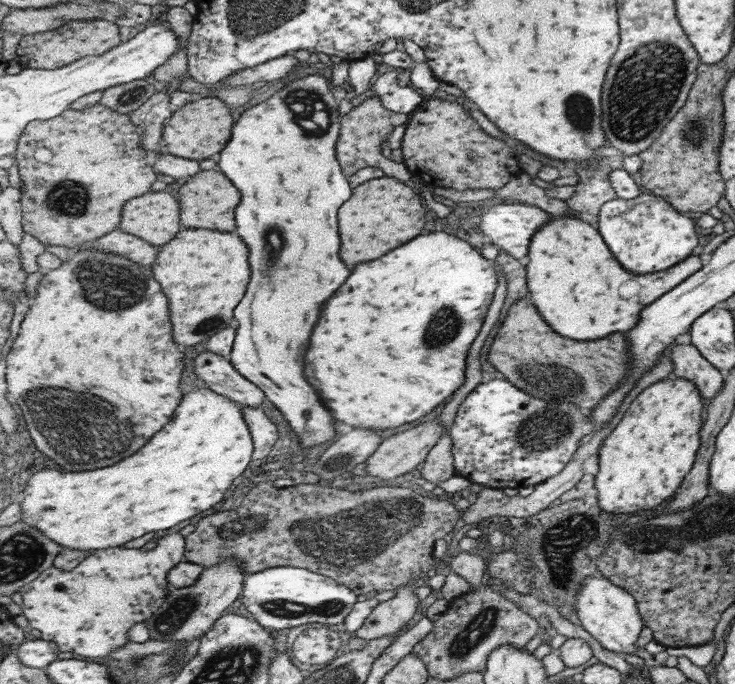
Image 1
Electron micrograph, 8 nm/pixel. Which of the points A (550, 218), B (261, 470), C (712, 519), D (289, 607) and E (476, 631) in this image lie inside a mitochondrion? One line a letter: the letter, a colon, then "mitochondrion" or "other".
A: other
B: other
C: mitochondrion
D: mitochondrion
E: mitochondrion

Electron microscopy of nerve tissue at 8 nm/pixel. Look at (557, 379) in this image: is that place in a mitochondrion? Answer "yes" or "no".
yes

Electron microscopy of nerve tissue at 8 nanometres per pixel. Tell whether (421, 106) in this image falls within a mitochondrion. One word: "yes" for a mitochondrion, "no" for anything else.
no

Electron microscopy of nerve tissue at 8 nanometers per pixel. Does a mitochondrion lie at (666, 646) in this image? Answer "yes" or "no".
no

